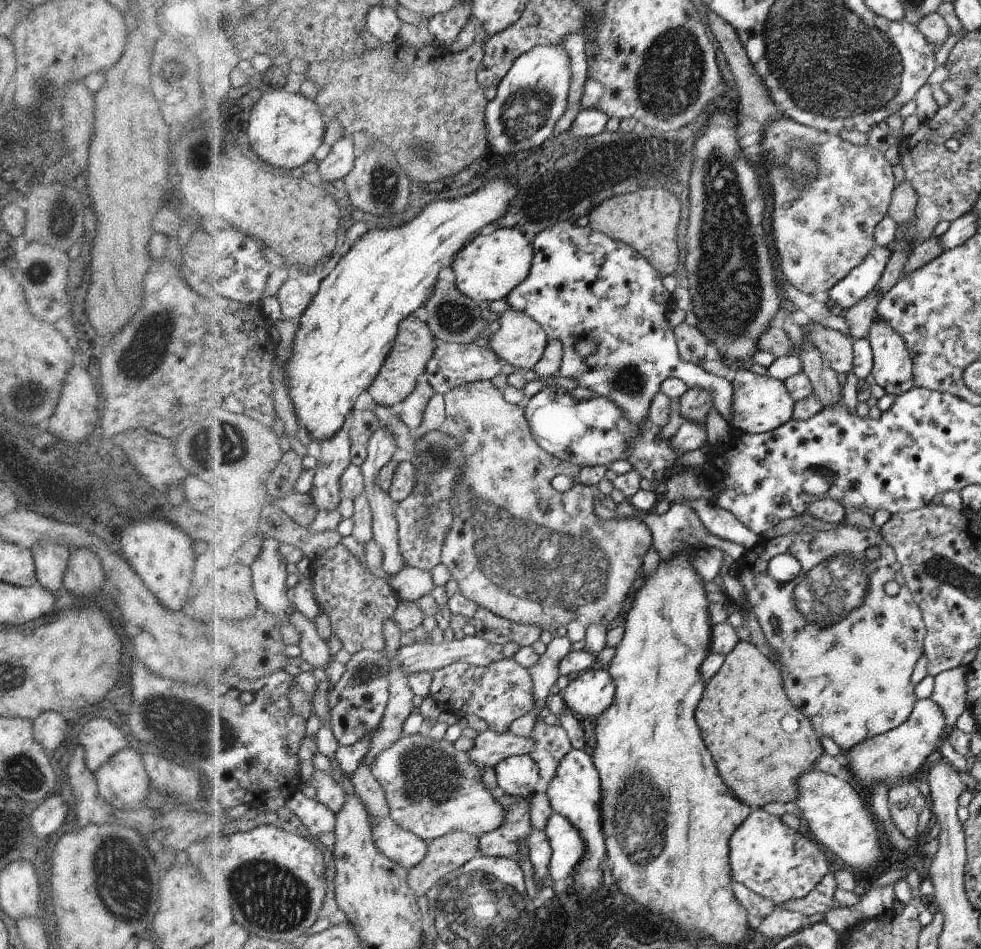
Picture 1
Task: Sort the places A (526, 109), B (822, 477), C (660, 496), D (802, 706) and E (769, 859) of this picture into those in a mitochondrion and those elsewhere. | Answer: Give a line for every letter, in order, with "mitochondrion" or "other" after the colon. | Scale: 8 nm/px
A: mitochondrion
B: mitochondrion
C: other
D: other
E: other

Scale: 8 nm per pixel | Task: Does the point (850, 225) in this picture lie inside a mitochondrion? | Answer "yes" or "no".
no

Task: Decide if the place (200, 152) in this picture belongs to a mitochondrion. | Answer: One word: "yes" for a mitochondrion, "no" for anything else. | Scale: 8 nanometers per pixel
yes

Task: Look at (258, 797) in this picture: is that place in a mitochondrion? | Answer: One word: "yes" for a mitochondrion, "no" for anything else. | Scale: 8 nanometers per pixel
no

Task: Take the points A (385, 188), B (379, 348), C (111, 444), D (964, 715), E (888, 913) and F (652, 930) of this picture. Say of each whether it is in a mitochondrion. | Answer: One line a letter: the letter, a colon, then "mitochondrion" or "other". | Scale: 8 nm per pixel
A: mitochondrion
B: other
C: other
D: other
E: other
F: other

